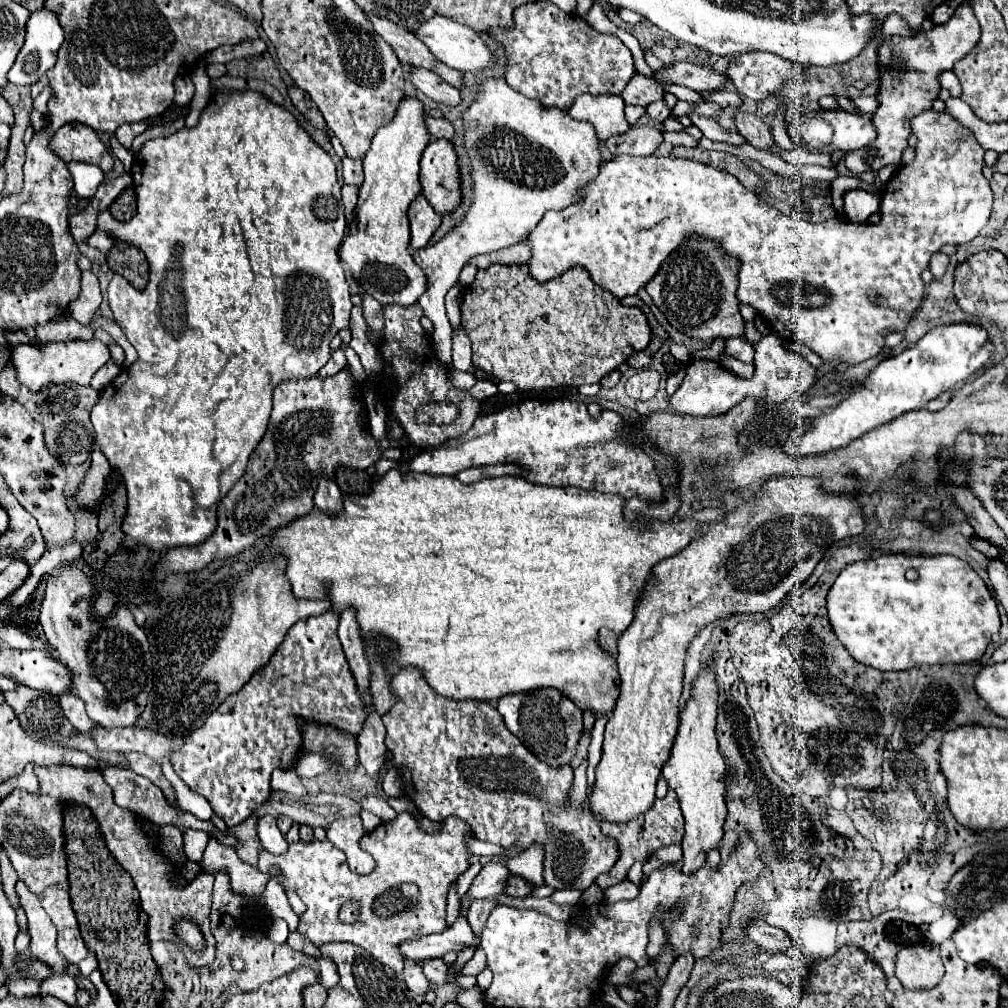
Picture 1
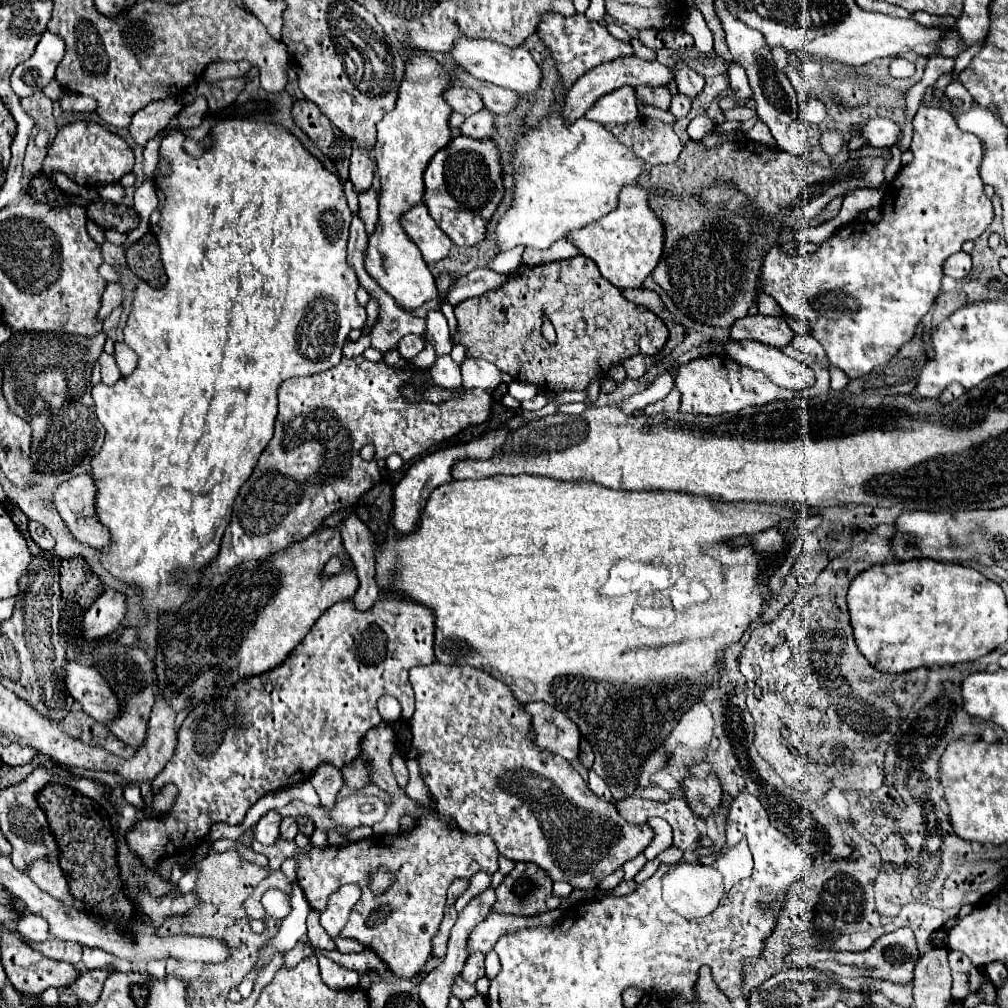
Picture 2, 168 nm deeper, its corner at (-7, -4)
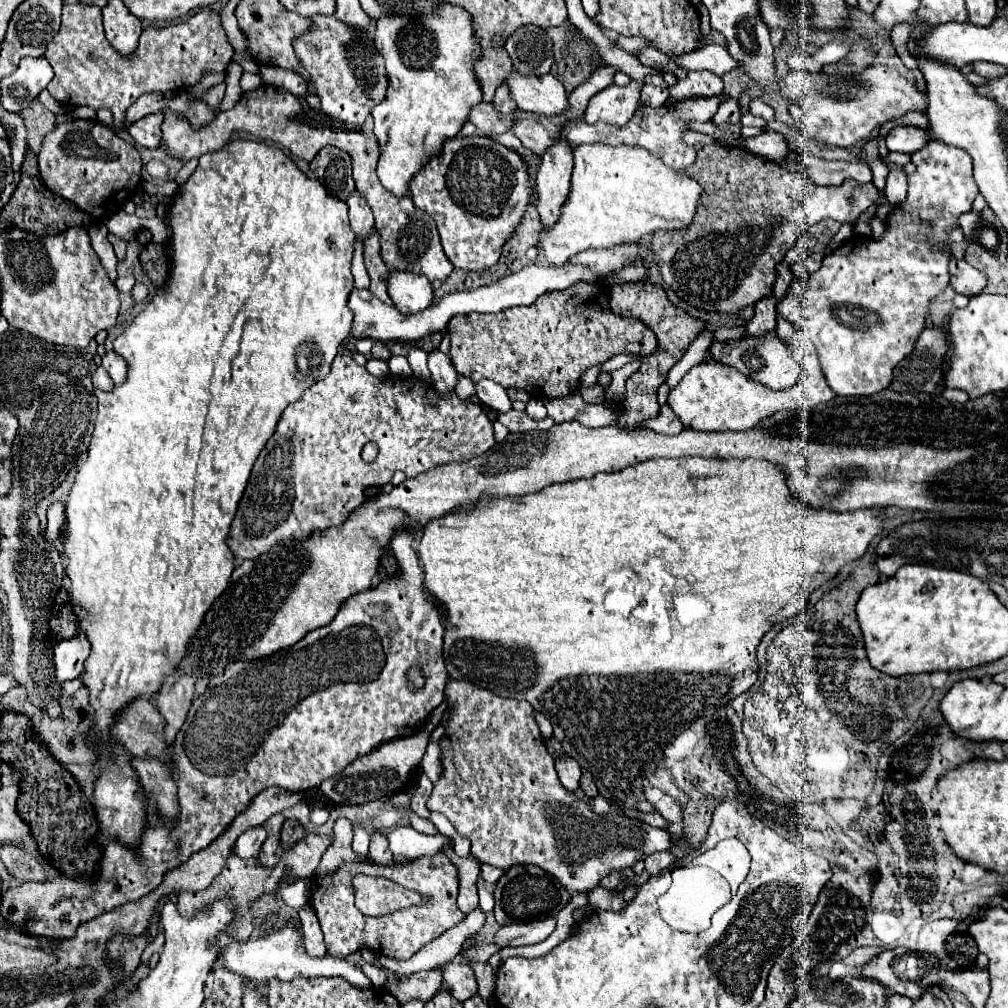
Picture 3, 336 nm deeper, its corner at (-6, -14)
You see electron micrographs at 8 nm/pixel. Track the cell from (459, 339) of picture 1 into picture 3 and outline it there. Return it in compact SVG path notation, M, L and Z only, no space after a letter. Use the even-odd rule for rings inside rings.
M491 379L477 381L475 383L475 395L479 397L481 403L489 405L491 409L497 409L499 413L505 413L505 411L511 409L511 401L509 401L505 389Z

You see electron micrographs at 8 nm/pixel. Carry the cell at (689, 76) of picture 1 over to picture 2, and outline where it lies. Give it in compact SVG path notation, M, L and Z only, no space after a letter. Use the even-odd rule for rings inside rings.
M624 57L624 59L616 59L616 61L610 61L610 63L604 63L604 65L598 65L596 69L590 69L588 73L584 73L572 87L570 91L566 93L566 99L564 99L564 109L562 109L562 119L566 123L572 123L576 121L578 117L584 117L584 113L592 107L592 103L614 91L614 89L620 89L624 85L630 85L630 87L638 87L638 85L668 85L670 81L674 81L672 77L672 71L666 69L666 65L658 63L658 61L642 61L638 57Z

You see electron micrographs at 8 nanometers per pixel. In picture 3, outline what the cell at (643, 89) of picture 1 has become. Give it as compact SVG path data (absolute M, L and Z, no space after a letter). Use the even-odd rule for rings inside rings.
M645 83L643 89L641 89L641 101L643 101L645 105L661 107L661 105L665 105L667 99L669 99L669 89L655 87L655 85L649 85L649 83Z

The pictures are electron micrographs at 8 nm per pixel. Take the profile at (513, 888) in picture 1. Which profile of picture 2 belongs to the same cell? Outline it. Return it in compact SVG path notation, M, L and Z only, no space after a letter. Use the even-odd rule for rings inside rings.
M520 861L496 887L496 903L492 911L536 915L556 907L560 907L560 897L552 893L550 875L534 863Z

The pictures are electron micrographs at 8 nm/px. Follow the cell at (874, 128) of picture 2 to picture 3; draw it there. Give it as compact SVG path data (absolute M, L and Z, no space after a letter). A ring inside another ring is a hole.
M895 127L887 137L887 149L899 153L915 153L919 151L929 139L929 133L919 127Z

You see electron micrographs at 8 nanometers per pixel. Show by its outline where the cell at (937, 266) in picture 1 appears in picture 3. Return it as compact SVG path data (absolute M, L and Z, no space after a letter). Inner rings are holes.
M953 257L951 263L949 263L949 273L951 273L951 287L957 293L967 295L967 297L973 297L973 295L981 293L981 289L987 283L987 277L963 259Z

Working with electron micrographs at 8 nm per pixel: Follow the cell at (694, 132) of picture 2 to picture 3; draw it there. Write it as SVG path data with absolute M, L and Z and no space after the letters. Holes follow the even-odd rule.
M763 131L761 135L757 137L749 137L749 139L739 139L739 143L743 145L743 149L755 153L755 155L761 155L761 157L767 157L767 159L773 159L777 163L781 163L787 155L787 145L785 145L785 139L781 133L775 133L775 131Z

